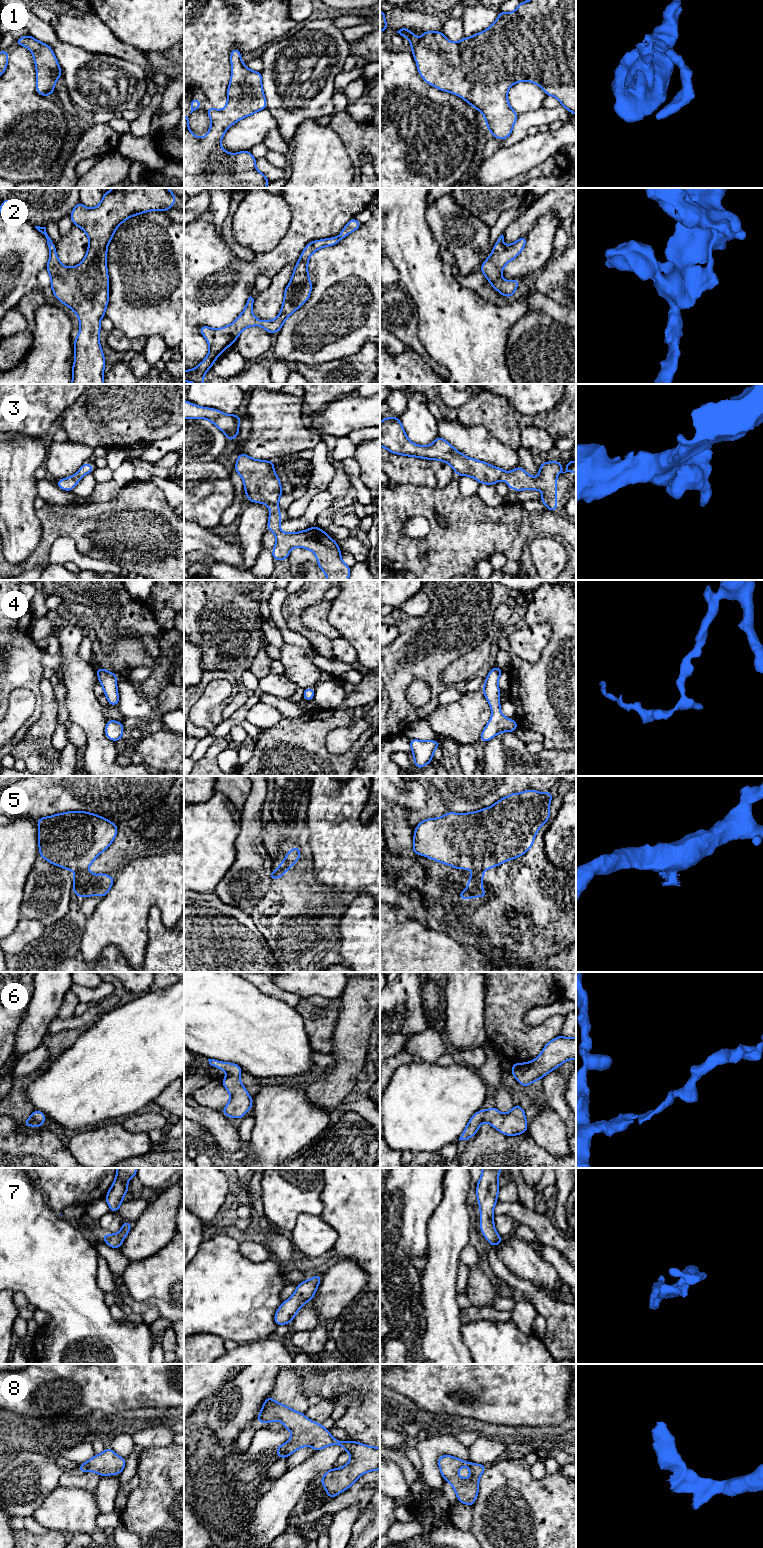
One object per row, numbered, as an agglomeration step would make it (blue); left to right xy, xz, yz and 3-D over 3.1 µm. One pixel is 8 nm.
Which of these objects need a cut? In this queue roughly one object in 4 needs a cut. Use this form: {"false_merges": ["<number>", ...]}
{"false_merges": ["5"]}

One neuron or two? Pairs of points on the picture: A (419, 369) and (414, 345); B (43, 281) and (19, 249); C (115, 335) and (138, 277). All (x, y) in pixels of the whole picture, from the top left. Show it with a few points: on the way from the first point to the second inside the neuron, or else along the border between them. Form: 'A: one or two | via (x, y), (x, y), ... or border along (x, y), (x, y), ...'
A: two | border along (408, 349), (416, 352), (432, 369)
B: two | border along (45, 267), (38, 274), (37, 287)
C: two | border along (113, 328), (122, 331), (129, 337), (139, 338)

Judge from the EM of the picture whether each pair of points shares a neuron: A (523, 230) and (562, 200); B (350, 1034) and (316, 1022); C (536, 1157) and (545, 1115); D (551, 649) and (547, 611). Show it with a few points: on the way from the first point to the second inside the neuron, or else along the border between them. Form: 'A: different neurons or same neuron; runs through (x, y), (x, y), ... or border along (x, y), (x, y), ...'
A: same neuron; runs through (529, 219), (544, 204), (551, 202)
B: different neurons; border along (340, 1005), (332, 1035), (331, 1051)
C: different neurons; border along (527, 1131), (539, 1145), (554, 1156), (560, 1156)
D: same neuron; runs through (556, 640), (556, 620)

